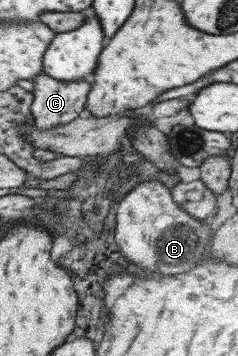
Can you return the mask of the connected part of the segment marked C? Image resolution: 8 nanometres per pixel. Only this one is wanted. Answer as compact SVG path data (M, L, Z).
M39 72L33 80L30 113L37 130L49 130L67 124L84 114L84 102L89 92L89 80L57 82Z

